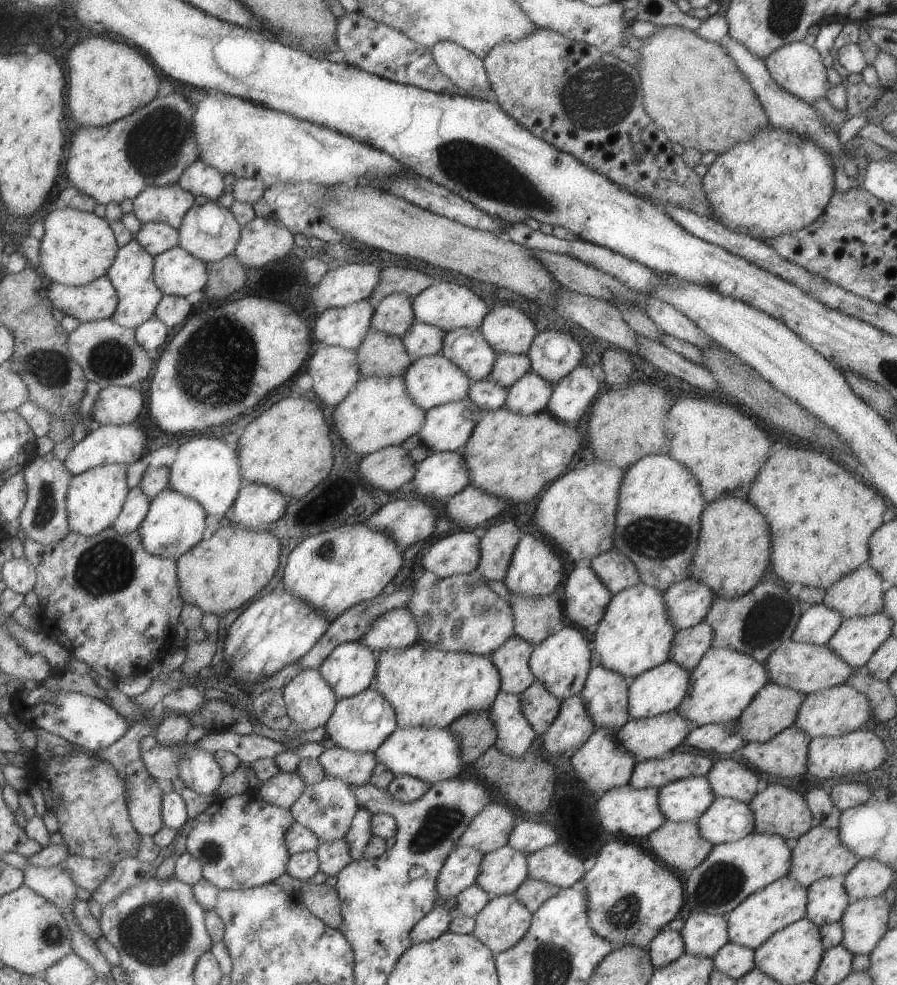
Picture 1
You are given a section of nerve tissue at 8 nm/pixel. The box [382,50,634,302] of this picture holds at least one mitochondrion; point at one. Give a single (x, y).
(475, 168)

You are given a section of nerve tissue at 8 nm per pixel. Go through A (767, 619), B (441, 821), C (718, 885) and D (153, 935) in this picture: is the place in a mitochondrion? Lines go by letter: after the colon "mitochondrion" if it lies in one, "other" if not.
A: mitochondrion
B: mitochondrion
C: mitochondrion
D: mitochondrion

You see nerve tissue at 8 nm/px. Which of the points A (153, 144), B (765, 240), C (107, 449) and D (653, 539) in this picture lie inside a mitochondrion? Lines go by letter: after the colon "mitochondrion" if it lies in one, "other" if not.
A: mitochondrion
B: other
C: other
D: mitochondrion

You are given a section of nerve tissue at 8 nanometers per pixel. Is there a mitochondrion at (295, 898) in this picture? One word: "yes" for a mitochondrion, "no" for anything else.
no

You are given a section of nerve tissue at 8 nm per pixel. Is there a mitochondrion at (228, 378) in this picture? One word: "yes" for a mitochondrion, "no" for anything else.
yes

